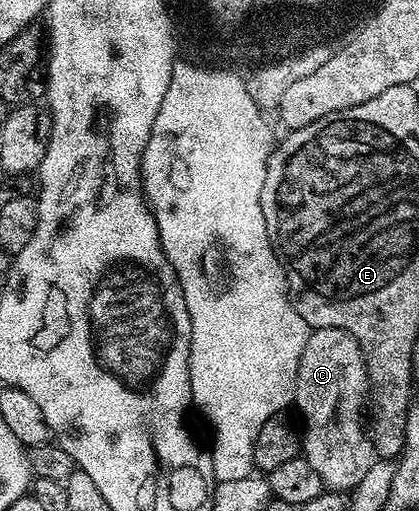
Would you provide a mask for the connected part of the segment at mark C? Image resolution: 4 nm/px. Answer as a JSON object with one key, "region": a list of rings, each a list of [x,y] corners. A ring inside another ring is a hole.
{"region":[[[314,329],[307,337],[298,360],[295,406],[301,412],[301,452],[316,469],[323,485],[339,493],[353,490],[377,460],[377,451],[365,425],[365,409],[369,394],[367,365],[353,335],[343,329]]]}

